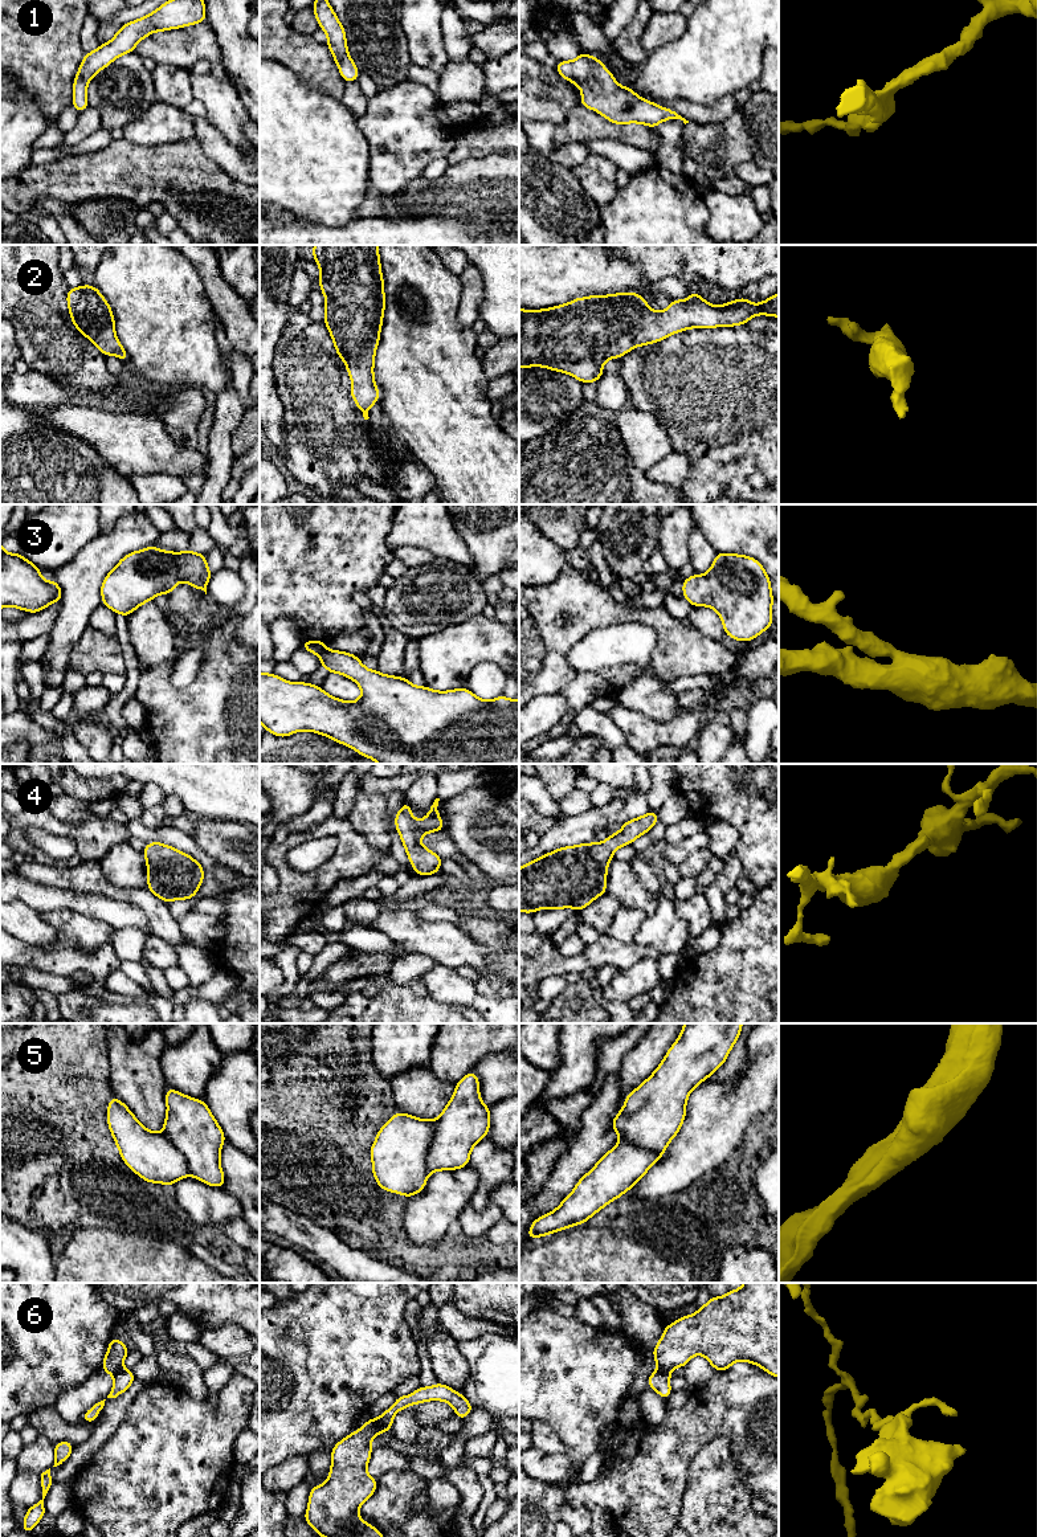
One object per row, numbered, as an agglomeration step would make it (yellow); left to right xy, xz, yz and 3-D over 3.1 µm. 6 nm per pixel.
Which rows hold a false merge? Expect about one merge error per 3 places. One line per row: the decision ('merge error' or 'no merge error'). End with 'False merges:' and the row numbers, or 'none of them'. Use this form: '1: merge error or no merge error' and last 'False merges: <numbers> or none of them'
1: no merge error
2: no merge error
3: no merge error
4: no merge error
5: merge error
6: merge error
False merges: 5, 6

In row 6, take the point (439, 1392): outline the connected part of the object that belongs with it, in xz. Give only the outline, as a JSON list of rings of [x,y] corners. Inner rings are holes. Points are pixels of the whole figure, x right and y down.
[[[437,1382],[430,1387],[421,1386],[411,1395],[397,1397],[395,1403],[387,1409],[376,1421],[377,1431],[385,1432],[392,1430],[392,1422],[396,1413],[411,1405],[420,1405],[426,1401],[445,1401],[454,1409],[454,1415],[460,1419],[466,1419],[474,1406],[462,1395],[446,1385]]]

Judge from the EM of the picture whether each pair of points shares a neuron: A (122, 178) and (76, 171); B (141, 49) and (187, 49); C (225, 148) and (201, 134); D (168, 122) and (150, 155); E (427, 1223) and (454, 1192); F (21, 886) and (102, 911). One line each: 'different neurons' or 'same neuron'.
A: same neuron
B: same neuron
C: same neuron
D: different neurons
E: same neuron
F: same neuron

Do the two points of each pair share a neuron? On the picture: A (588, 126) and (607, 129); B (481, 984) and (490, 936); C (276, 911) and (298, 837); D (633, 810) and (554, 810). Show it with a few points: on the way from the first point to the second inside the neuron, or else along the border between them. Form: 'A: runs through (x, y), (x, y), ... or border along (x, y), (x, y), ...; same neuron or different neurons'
A: runs through (592, 126), (603, 129); same neuron
B: runs through (498, 989), (503, 984), (503, 953); same neuron
C: runs through (285, 892), (285, 871), (281, 866), (281, 853); same neuron
D: border along (566, 816), (558, 822); different neurons

